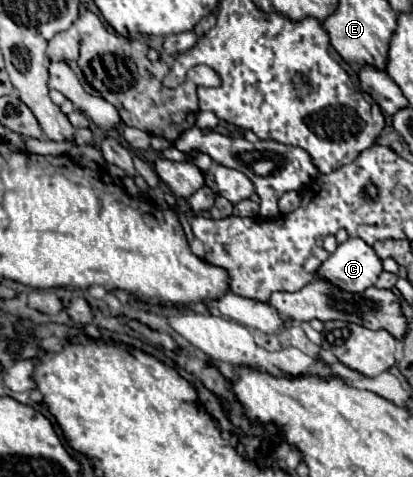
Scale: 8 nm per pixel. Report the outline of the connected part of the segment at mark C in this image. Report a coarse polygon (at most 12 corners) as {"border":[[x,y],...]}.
{"border":[[346,239],[316,277],[362,293],[382,261],[362,239]]}

